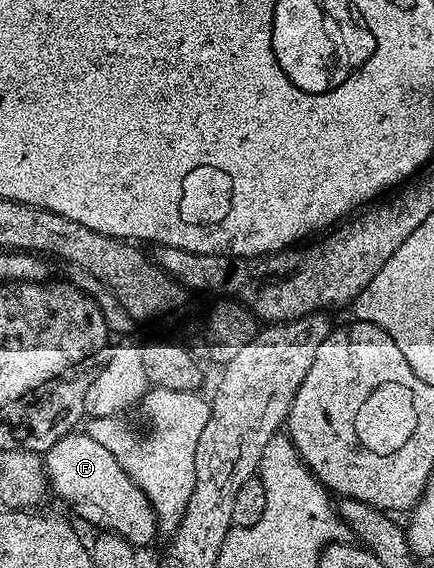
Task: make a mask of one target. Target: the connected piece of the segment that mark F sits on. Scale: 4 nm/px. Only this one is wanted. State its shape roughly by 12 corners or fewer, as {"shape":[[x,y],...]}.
{"shape":[[86,432],[46,450],[49,492],[135,547],[160,533],[144,491]]}

